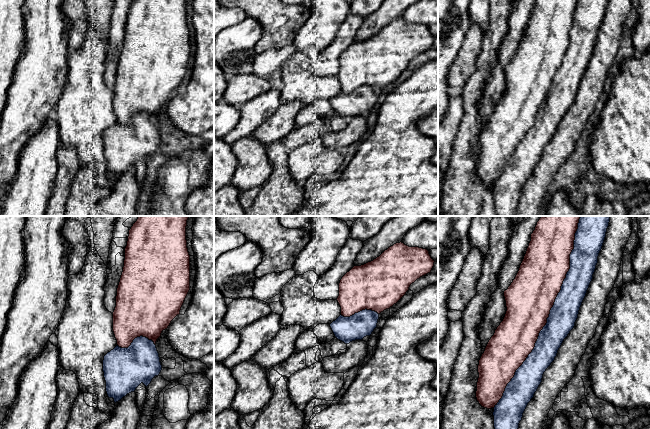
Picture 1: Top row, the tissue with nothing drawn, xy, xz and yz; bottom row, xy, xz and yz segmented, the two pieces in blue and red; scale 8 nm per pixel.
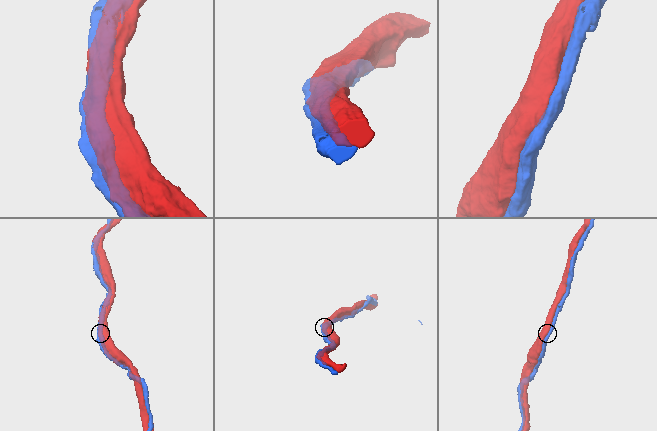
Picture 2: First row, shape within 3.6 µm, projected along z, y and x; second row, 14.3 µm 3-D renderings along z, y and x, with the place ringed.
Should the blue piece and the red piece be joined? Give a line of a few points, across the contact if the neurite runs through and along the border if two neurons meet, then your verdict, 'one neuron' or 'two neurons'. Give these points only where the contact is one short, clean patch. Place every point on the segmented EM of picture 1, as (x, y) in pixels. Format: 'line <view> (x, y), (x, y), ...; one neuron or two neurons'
one neuron

